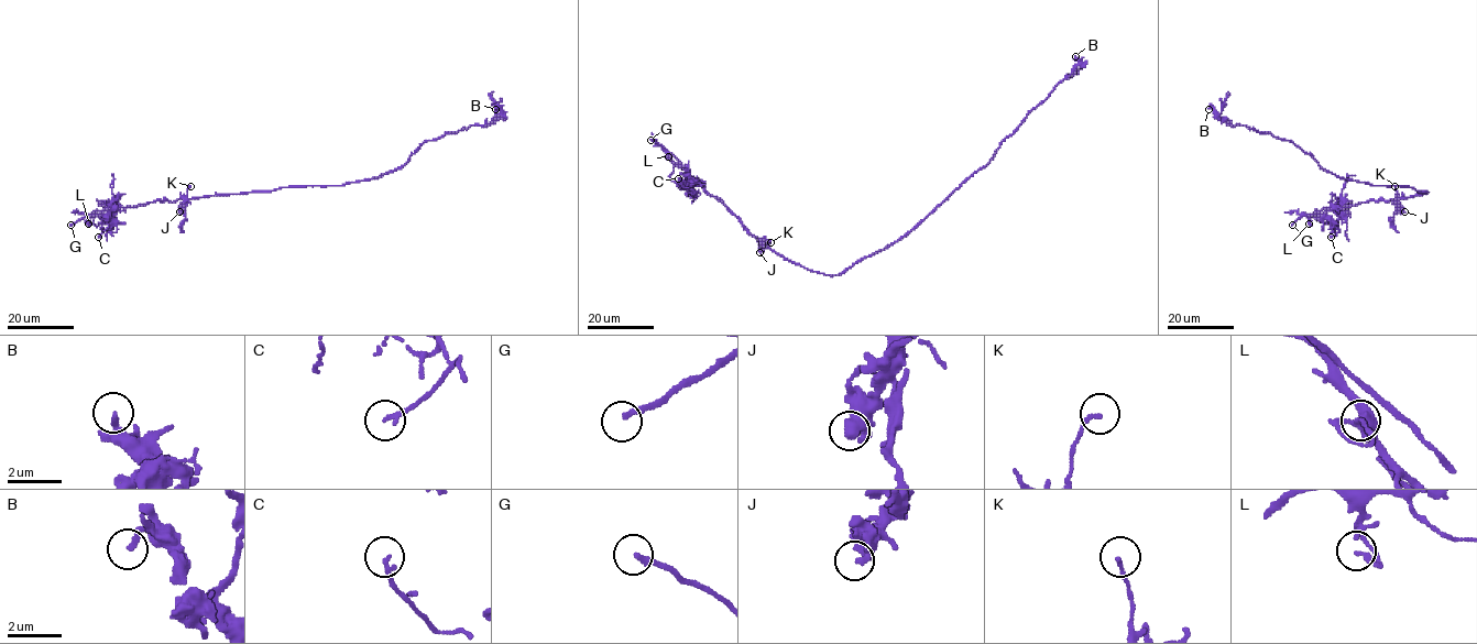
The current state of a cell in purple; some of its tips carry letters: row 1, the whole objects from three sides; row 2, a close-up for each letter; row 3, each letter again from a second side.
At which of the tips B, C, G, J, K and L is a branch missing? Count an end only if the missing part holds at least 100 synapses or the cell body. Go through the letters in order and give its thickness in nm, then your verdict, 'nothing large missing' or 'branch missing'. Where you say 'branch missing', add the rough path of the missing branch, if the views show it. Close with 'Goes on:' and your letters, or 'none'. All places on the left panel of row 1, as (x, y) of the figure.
B: 180 nm | nothing large missing
C: 170 nm | nothing large missing
G: 240 nm | branch missing
J: 300 nm | nothing large missing
K: 140 nm | nothing large missing
L: 150 nm | nothing large missing
Goes on: G

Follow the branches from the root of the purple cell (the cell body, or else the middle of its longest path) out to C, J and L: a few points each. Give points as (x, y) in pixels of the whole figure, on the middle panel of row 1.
C: (887, 248), (857, 260), (839, 274), (812, 272), (764, 249), (715, 197), (698, 184), (682, 186), (678, 178)
J: (887, 248), (832, 275), (808, 270), (767, 246), (759, 252)
L: (887, 248), (857, 260), (839, 274), (808, 270), (764, 249), (736, 217), (668, 156)

